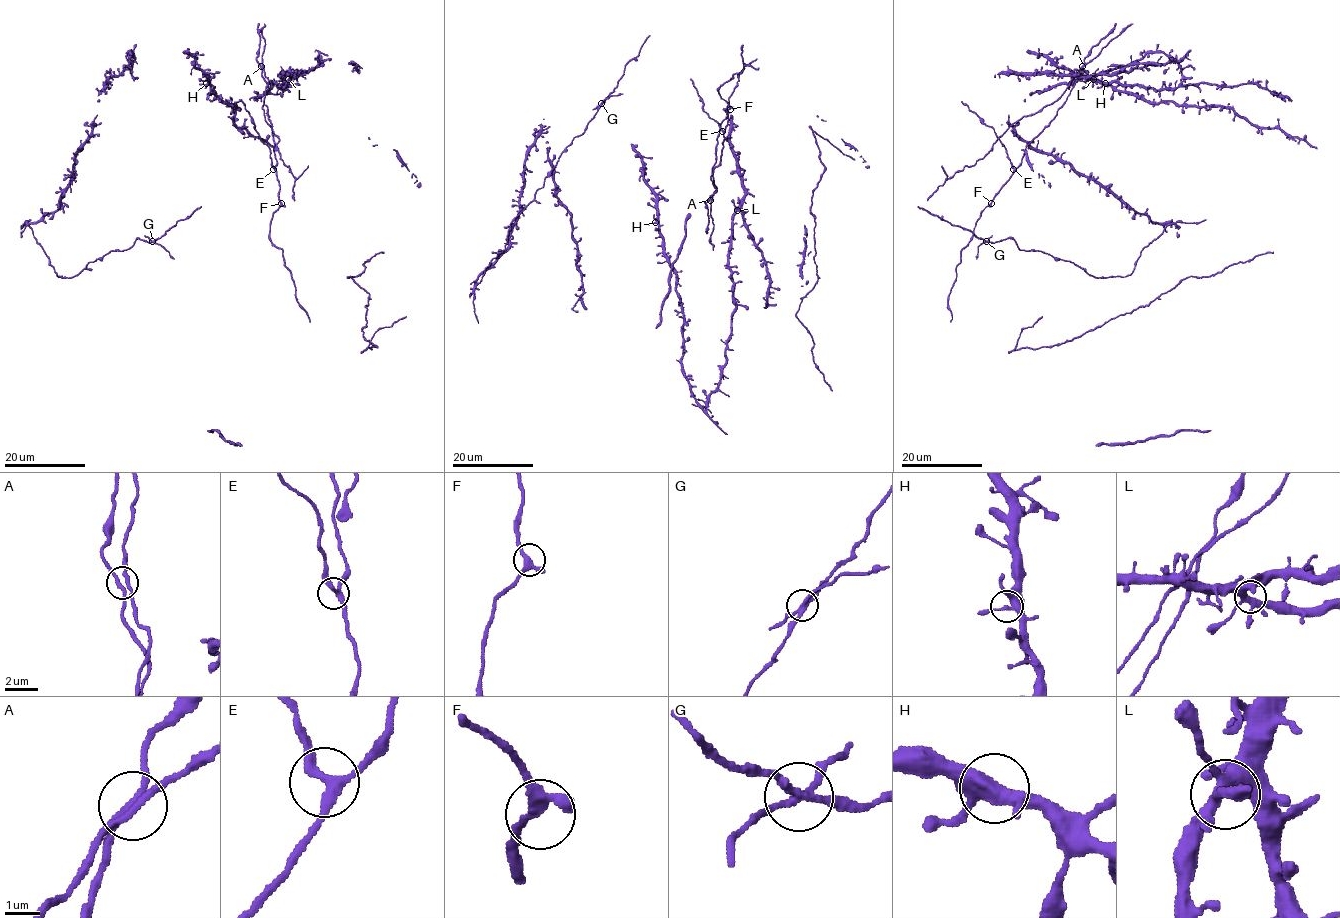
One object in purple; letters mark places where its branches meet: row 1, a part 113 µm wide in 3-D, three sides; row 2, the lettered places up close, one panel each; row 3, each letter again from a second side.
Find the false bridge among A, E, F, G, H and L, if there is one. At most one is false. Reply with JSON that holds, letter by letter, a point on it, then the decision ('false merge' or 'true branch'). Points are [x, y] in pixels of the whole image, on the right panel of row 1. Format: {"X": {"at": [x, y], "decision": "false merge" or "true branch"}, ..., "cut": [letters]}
{"A": {"at": [1082, 66], "decision": "true branch"}, "E": {"at": [1013, 169], "decision": "true branch"}, "F": {"at": [991, 203], "decision": "true branch"}, "G": {"at": [986, 241], "decision": "false merge"}, "H": {"at": [1105, 83], "decision": "true branch"}, "L": {"at": [1093, 79], "decision": "true branch"}, "cut": ["G"]}

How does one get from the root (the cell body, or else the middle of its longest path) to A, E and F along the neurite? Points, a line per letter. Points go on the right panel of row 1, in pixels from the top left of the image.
A: (1025, 149), (1055, 116), (1082, 66)
E: (1025, 149), (1022, 162), (1013, 169)
F: (1025, 149), (1021, 164), (991, 203)

